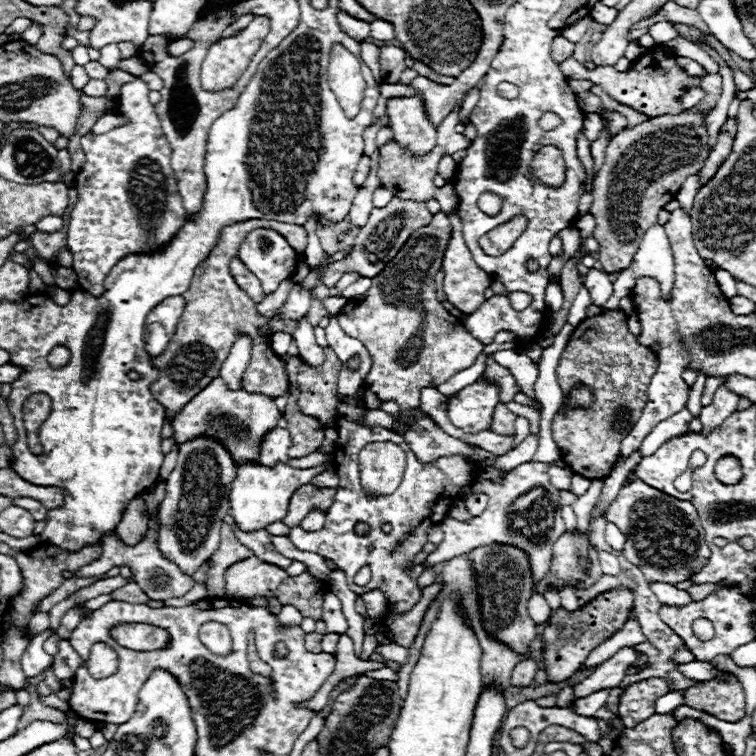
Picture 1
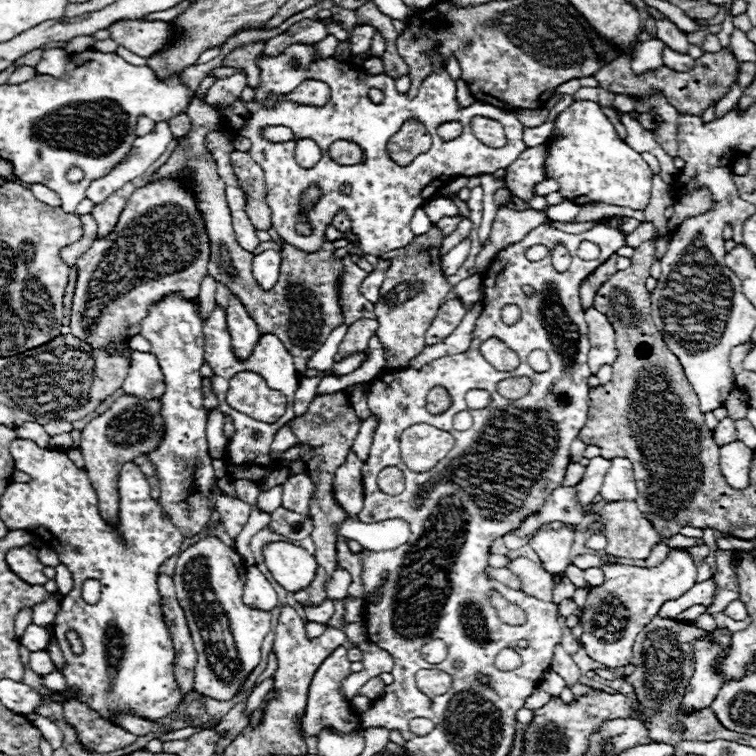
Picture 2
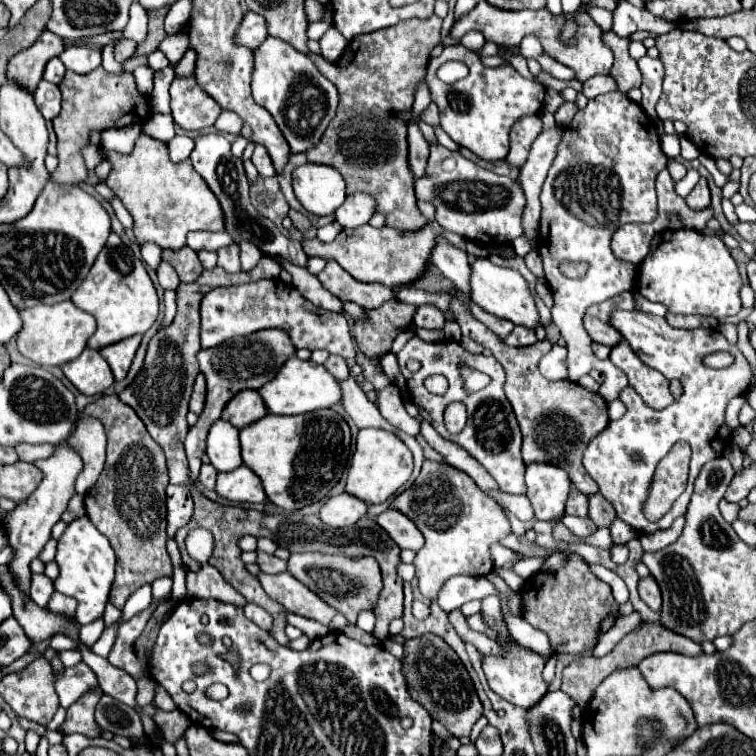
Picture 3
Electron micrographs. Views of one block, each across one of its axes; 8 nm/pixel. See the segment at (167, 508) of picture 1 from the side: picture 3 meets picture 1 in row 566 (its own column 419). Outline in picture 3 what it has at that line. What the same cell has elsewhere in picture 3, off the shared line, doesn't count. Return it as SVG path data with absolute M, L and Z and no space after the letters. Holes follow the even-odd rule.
M430 144L426 176L416 180L416 198L436 206L436 222L466 240L472 240L486 250L510 244L522 236L522 212L526 206L524 192L516 180L498 176L492 170L480 168L466 160L460 152L452 152L440 144Z

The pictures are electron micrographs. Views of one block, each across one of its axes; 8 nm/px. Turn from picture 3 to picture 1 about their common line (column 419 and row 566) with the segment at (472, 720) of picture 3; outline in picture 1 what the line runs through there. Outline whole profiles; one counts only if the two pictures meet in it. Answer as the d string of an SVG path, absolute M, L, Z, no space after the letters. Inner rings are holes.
M640 480L630 482L618 492L604 512L604 520L614 522L620 532L624 532L624 556L642 570L648 582L684 582L692 572L698 572L710 556L696 508L684 500L672 500L672 496L656 492L656 488L648 488L648 484Z

